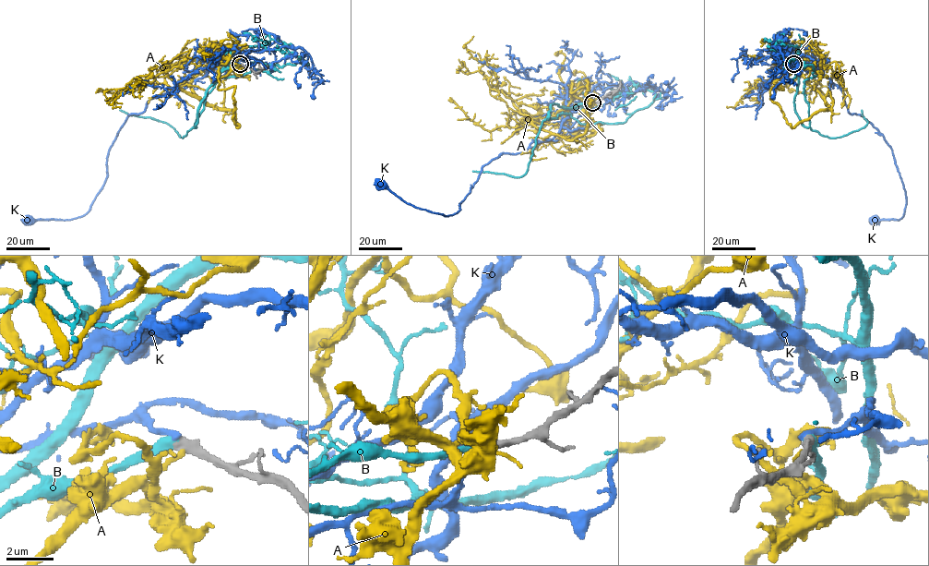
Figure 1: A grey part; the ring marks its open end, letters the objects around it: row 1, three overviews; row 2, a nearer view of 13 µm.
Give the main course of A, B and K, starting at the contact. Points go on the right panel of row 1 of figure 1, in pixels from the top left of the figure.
A: (793, 65), (776, 85), (789, 69), (808, 61), (781, 79), (756, 79), (755, 86), (763, 89), (753, 104)
B: (793, 64), (795, 113), (808, 126), (803, 81), (814, 67), (801, 62), (789, 79), (783, 69), (794, 62)
K: (793, 64), (829, 78), (848, 111), (862, 115), (891, 149), (905, 209), (899, 220), (875, 218)

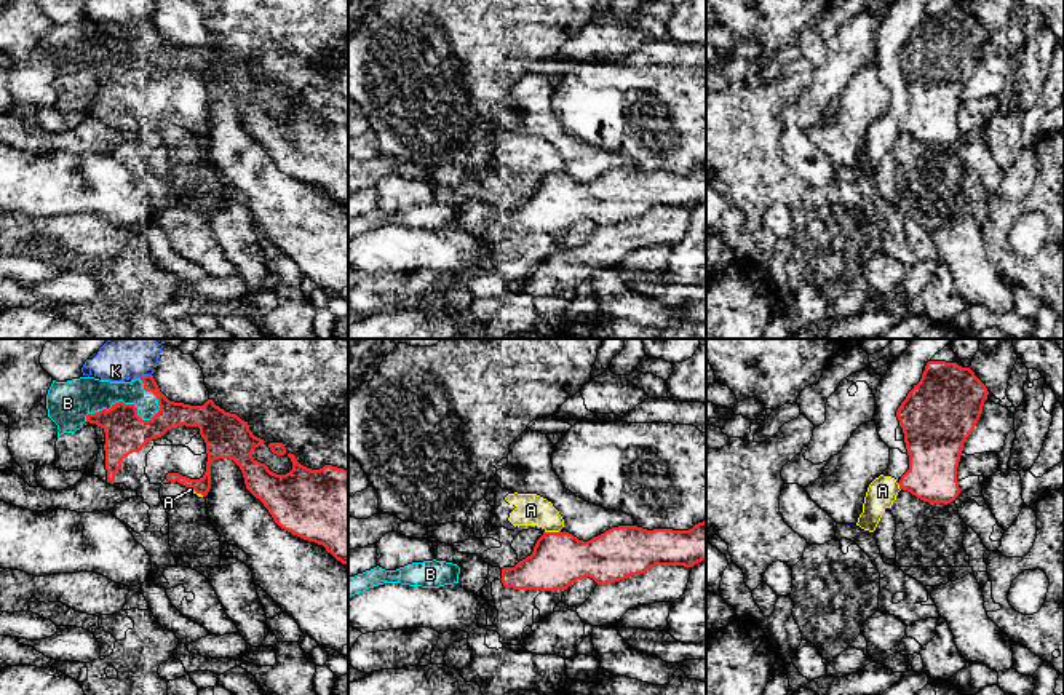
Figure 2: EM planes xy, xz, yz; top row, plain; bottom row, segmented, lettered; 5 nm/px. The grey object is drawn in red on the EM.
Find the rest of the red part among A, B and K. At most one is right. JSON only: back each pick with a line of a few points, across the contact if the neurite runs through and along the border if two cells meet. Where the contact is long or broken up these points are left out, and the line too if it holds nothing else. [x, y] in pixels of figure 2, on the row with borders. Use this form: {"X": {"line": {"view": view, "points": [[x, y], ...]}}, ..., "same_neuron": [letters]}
{"same_neuron": ["B"]}

